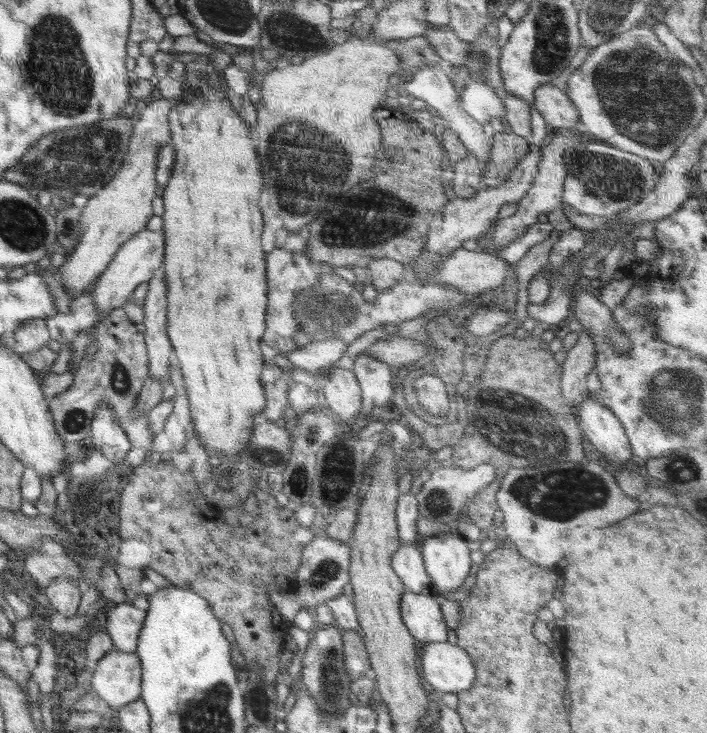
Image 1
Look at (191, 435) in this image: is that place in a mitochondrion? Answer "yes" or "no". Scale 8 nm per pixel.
no

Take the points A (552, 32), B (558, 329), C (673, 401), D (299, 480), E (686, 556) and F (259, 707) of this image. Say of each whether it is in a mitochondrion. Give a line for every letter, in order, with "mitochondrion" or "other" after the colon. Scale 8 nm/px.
A: mitochondrion
B: other
C: mitochondrion
D: mitochondrion
E: other
F: mitochondrion

